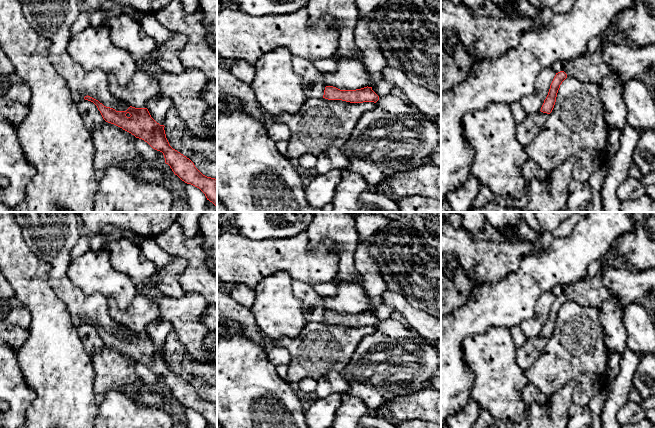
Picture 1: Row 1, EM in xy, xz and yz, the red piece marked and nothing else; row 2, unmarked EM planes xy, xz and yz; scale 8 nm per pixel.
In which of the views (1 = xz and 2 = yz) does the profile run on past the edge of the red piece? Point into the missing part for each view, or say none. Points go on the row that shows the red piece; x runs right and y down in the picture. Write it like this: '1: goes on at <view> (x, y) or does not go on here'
1: does not go on here
2: does not go on here

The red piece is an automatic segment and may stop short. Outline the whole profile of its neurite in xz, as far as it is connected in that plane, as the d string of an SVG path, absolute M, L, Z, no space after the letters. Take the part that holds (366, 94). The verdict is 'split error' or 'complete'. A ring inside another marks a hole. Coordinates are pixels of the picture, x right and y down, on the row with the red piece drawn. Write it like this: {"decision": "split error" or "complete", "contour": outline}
{"decision": "complete", "contour": "M326 86L323 98L328 100L342 100L350 103L374 102L379 96L372 90L372 87L364 87L356 90L340 90L333 86Z"}

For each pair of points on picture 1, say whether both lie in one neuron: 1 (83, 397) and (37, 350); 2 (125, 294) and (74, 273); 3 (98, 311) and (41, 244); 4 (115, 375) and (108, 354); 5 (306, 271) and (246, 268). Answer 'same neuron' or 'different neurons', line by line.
1: same neuron
2: same neuron
3: same neuron
4: same neuron
5: same neuron

